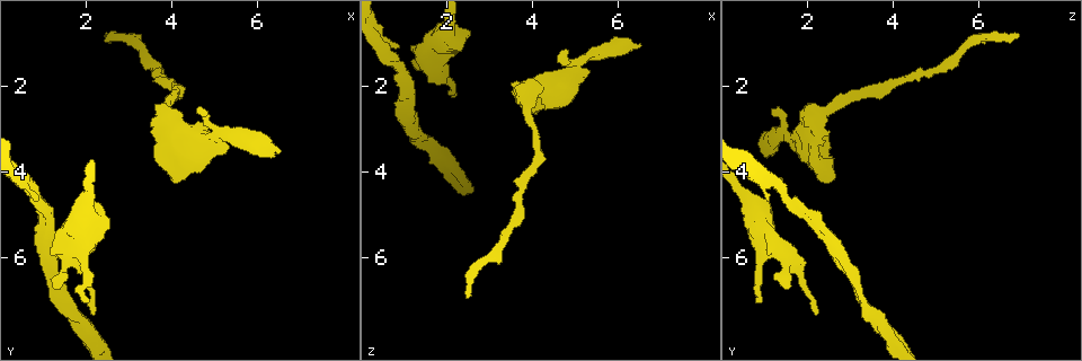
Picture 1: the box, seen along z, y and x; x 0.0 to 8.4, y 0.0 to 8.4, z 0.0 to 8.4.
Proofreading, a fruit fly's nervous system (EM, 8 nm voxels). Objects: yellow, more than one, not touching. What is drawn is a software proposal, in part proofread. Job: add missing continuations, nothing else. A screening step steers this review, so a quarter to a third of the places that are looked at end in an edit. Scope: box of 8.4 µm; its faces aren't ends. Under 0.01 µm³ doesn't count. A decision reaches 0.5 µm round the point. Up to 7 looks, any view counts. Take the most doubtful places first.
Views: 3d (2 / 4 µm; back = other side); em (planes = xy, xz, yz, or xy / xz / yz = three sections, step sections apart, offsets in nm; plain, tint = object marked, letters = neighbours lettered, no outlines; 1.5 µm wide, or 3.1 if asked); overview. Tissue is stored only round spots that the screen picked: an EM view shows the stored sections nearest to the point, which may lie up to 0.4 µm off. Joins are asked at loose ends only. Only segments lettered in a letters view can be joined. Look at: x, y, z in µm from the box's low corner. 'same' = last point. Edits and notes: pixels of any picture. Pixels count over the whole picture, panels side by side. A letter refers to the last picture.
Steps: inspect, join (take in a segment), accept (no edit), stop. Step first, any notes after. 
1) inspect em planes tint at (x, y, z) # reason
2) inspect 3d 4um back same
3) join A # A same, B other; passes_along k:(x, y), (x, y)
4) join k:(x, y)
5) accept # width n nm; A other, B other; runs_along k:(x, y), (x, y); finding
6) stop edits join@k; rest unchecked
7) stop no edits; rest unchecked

inspect em yz step 4 letters at (2.45, 0.85, 6.95) # free end

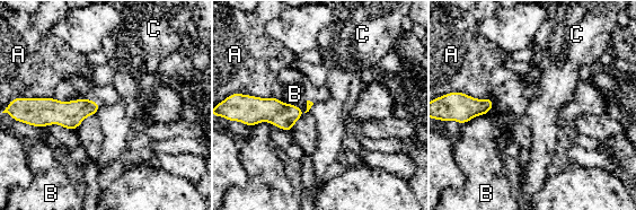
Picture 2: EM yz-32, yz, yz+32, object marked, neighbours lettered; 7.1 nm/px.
inspect em planes letters same

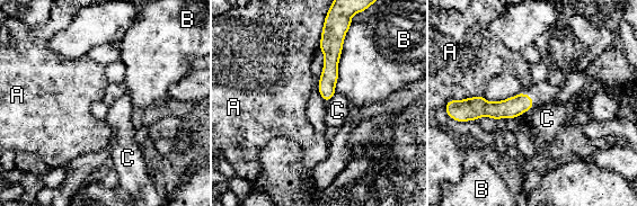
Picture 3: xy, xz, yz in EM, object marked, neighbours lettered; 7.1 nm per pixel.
accept # width 120 nm; longest_contact B 440 nm; A other, B other, C other; none of them fits

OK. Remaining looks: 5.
inspect 3d 2um at (0.80, 4.65, 1.10) # free end

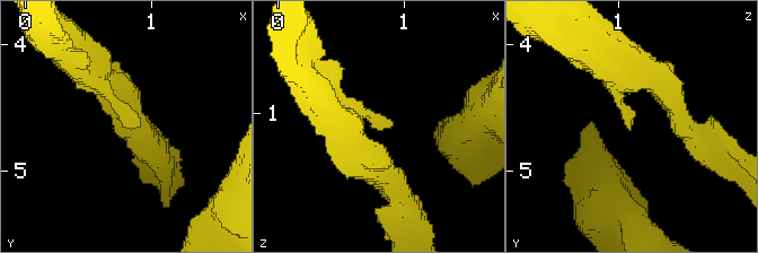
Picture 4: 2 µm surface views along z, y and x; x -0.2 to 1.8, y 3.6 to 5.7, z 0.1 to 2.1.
inspect em planes letters at (0.84, 4.68, 1.10)

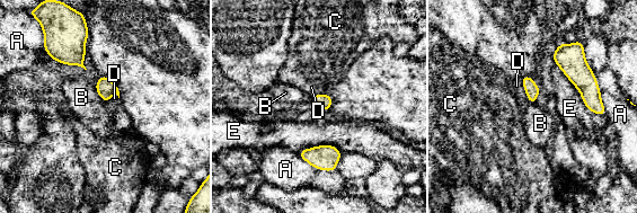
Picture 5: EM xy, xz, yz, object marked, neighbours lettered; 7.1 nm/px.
accept # longest_contact E 440 nm; A other, B other, C other, D other, E other; no lettered segment goes on from it

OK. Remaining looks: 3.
inspect 3d 4um at (5.30, 3.45, 1.65) # an open end

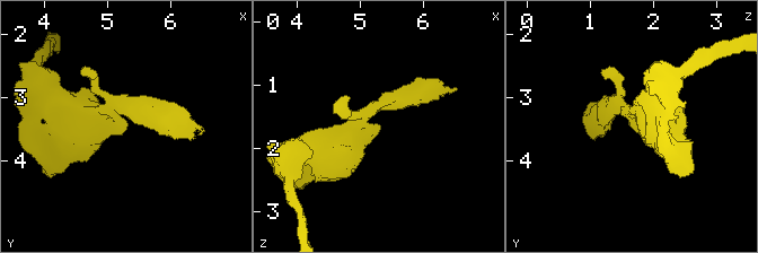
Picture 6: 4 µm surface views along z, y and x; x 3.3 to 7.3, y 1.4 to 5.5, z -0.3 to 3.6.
inspect em yz step 8 tint at (5.35, 3.40, 1.70) # now the EM

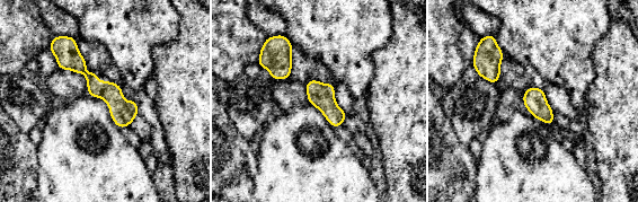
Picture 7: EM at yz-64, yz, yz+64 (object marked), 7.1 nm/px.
inspect em planes letters same

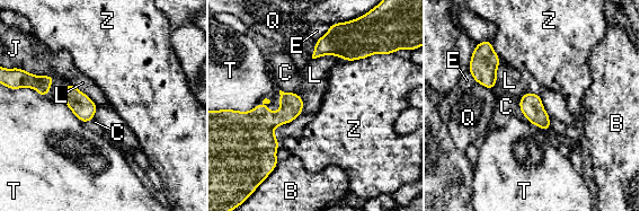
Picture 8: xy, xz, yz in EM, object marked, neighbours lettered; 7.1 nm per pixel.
accept # B other, C other, E other, J other, L other, Q other, T other, Z other; border 8:(312, 58), (337, 55), (345, 60); none of them fits

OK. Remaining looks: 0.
stop no edits; rest unchecked

